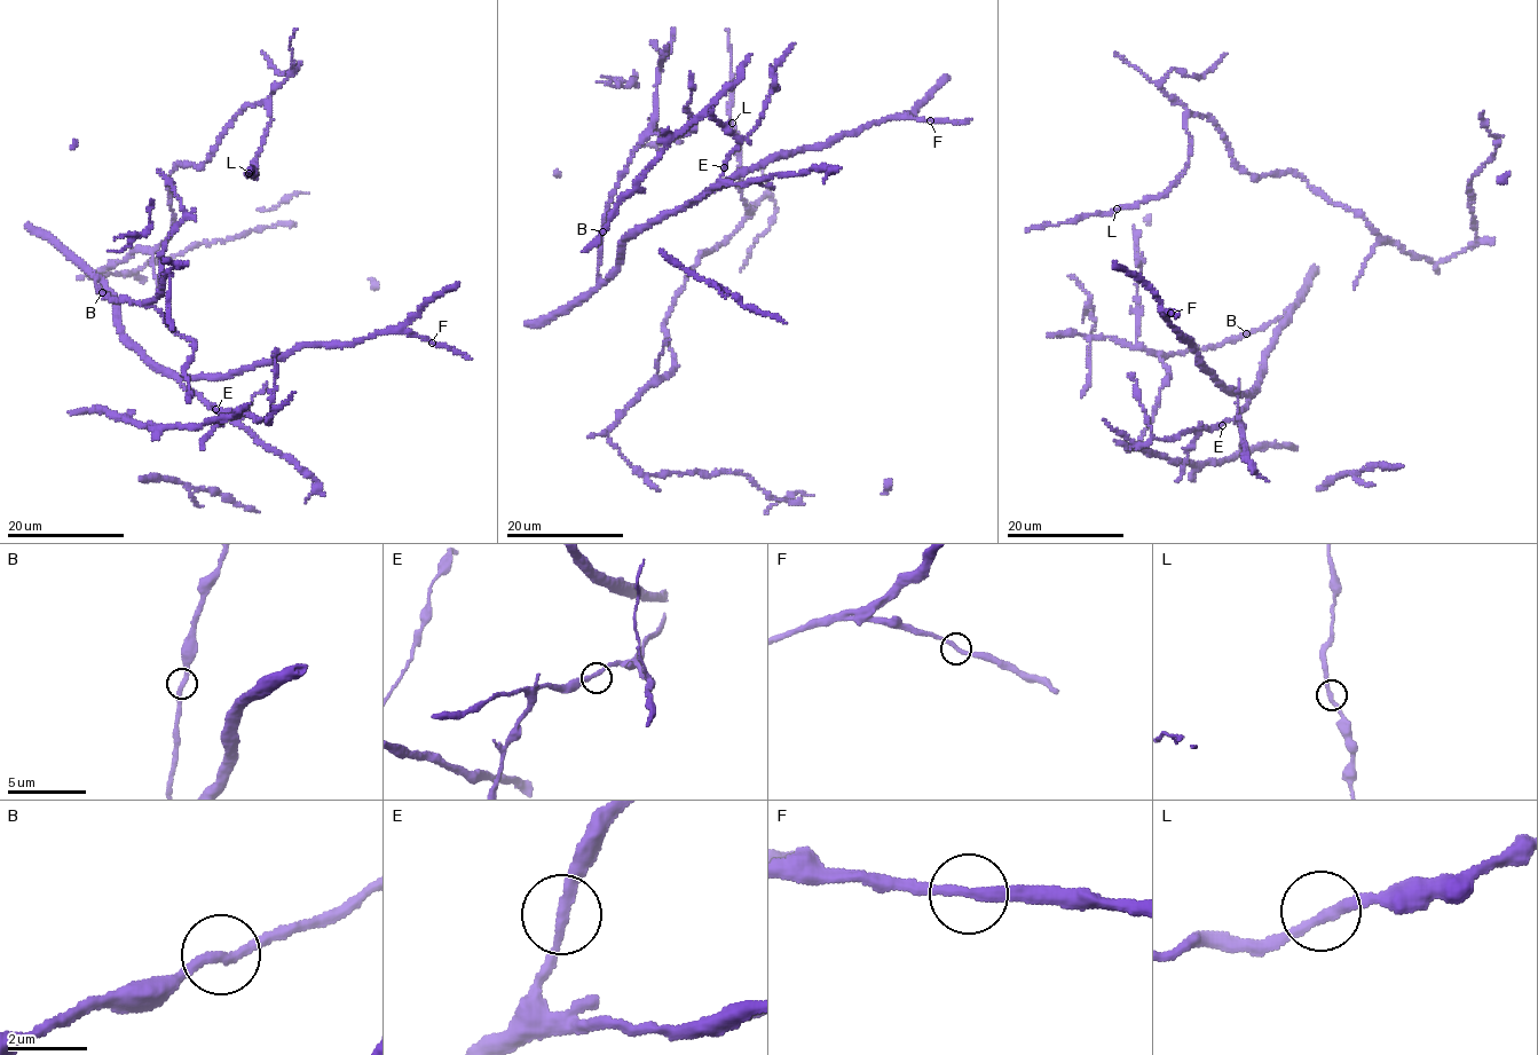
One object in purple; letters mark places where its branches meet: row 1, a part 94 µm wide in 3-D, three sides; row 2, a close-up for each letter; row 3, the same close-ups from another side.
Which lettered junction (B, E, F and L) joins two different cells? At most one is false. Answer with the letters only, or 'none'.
none

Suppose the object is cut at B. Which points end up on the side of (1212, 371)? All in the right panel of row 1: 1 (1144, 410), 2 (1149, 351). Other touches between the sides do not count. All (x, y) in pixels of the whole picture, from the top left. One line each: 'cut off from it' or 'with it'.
1: with it
2: cut off from it

